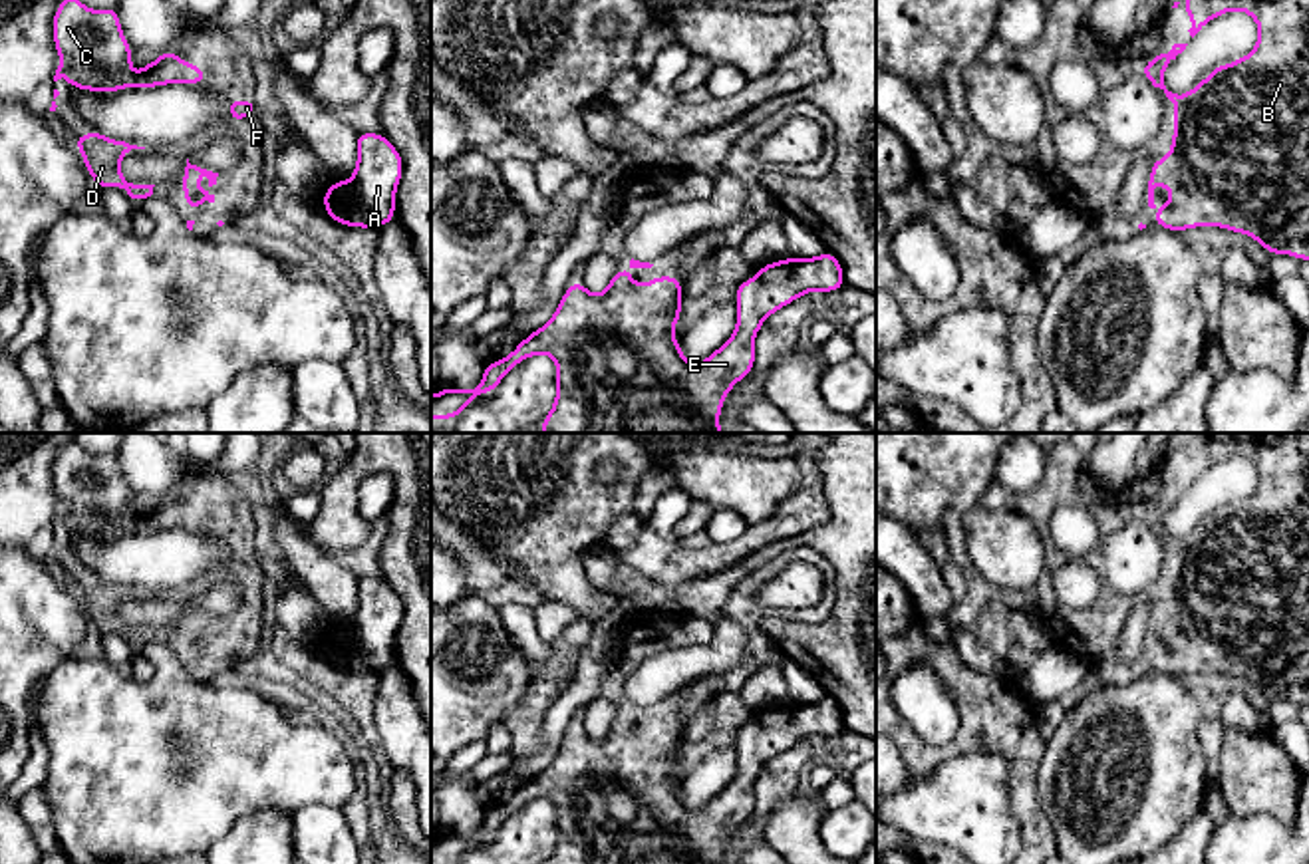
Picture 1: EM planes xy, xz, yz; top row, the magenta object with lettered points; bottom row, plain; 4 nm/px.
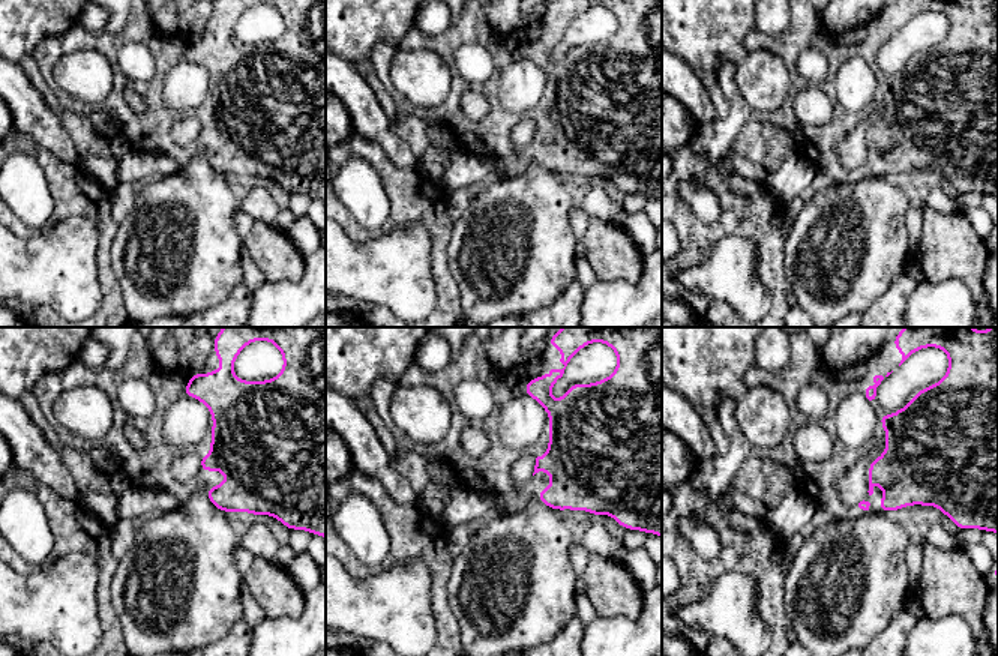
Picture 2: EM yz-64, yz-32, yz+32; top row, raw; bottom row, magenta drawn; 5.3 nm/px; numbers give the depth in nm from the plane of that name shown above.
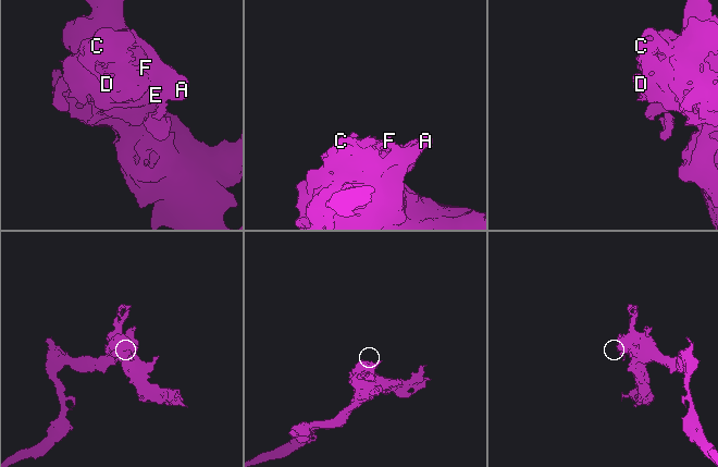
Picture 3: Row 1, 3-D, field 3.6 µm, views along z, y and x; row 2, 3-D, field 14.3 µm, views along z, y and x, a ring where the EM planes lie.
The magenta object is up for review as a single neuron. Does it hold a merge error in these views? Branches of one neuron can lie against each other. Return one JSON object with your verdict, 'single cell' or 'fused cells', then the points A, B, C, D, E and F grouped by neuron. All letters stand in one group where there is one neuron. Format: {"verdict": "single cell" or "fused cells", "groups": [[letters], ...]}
{"verdict": "single cell", "groups": [["A", "B", "C", "D", "E", "F"]]}

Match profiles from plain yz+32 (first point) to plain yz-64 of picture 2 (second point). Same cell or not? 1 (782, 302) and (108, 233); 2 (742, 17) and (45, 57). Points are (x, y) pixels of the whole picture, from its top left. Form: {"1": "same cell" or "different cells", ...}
{"1": "same cell", "2": "different cells"}

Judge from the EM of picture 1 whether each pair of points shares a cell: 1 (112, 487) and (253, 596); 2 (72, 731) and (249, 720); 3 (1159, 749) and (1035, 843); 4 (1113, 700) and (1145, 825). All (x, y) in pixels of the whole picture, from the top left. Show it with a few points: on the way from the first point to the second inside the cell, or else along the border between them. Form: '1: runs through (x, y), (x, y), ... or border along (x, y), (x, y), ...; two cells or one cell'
1: runs through (142, 525), (163, 515), (213, 515), (241, 547); one cell
2: runs through (116, 731), (161, 731), (177, 718), (205, 720); one cell
3: border along (1037, 785), (1039, 807), (1057, 843); two cells
4: runs through (1119, 731), (1125, 753), (1127, 793); one cell

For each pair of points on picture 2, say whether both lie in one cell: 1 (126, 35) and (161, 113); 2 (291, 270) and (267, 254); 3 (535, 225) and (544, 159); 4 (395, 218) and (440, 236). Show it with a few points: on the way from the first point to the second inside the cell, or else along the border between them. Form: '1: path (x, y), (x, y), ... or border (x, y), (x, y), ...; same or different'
1: path (150, 41), (161, 51), (161, 72), (156, 89); same
2: path (285, 264), (273, 254); same
3: border (556, 173), (532, 162), (521, 173), (508, 176); different
4: path (407, 216), (423, 216), (431, 224); same

